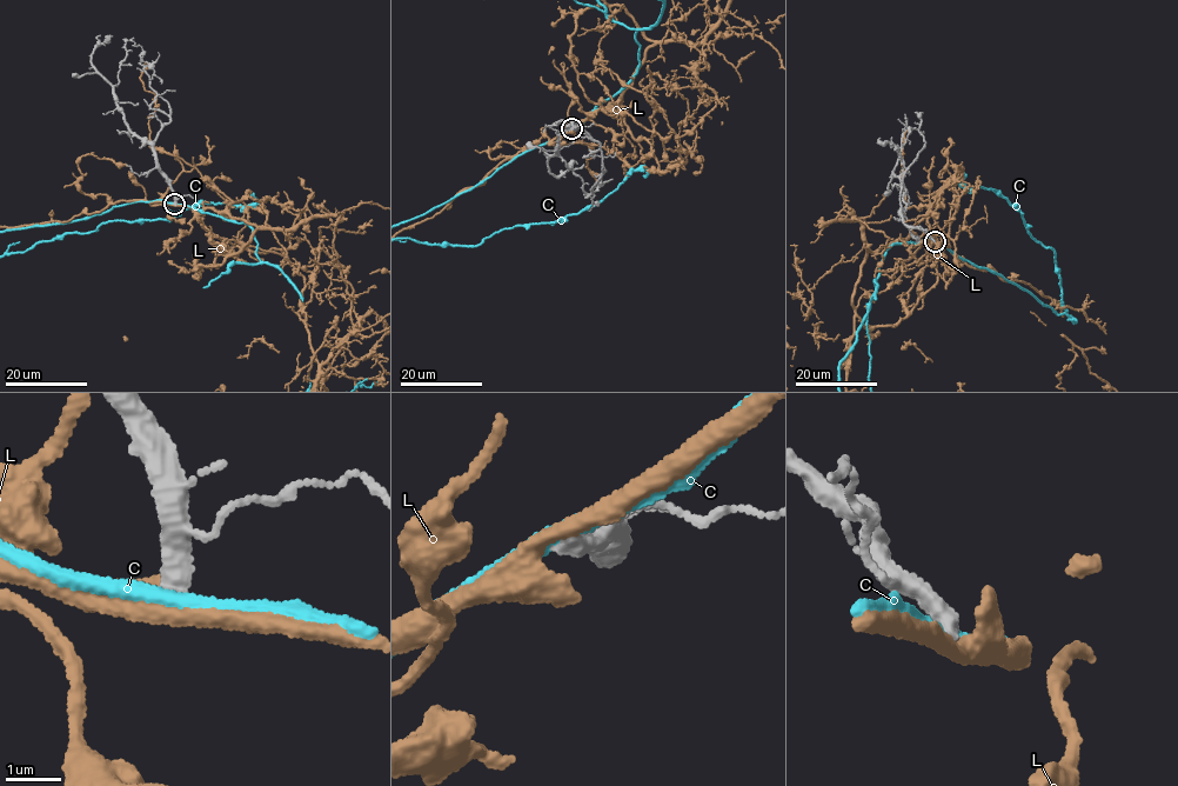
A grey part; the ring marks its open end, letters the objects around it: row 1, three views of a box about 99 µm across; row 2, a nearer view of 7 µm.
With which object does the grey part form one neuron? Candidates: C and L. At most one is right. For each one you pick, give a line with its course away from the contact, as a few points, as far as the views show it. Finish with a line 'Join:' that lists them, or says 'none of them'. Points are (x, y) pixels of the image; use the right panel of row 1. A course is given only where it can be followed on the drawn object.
Join: none of them

